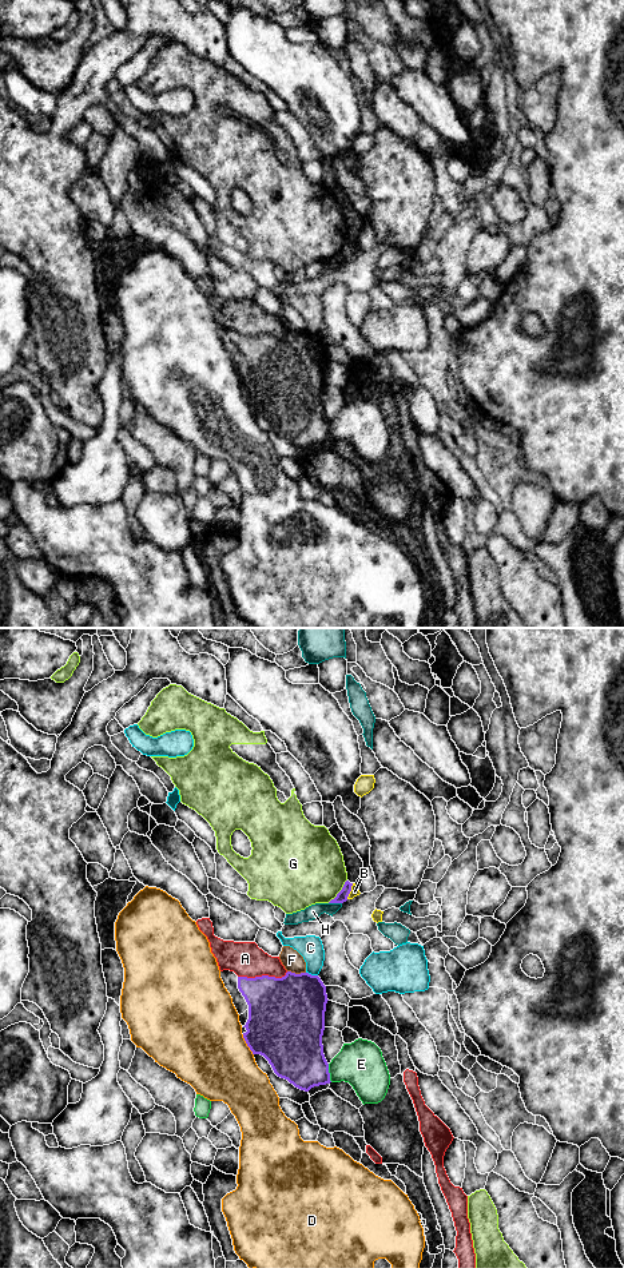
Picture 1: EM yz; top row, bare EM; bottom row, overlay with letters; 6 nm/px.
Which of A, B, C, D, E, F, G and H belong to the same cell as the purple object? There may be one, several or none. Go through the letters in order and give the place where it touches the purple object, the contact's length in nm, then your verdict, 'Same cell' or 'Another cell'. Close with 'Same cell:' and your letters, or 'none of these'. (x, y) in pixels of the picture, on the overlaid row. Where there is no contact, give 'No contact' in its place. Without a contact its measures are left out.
A: Touches purple at yz (262, 976). Shared border 300 nm. Another cell
B: Touches purple at yz (349, 891). Shared border 100 nm. Another cell
C: Touches purple at yz (310, 974). Shared border 80 nm. Another cell
D: Touches purple at yz (247, 1045). Shared border 140 nm. Another cell
E: Touches purple at yz (329, 1073). Shared border 110 nm. Another cell
F: Touches purple at yz (297, 974). Shared border 110 nm. Another cell
G: Touches purple at yz (340, 891). Shared border 180 nm. Another cell
H: Touches purple at yz (336, 902). Shared border 80 nm. Another cell
Same cell: none of these

